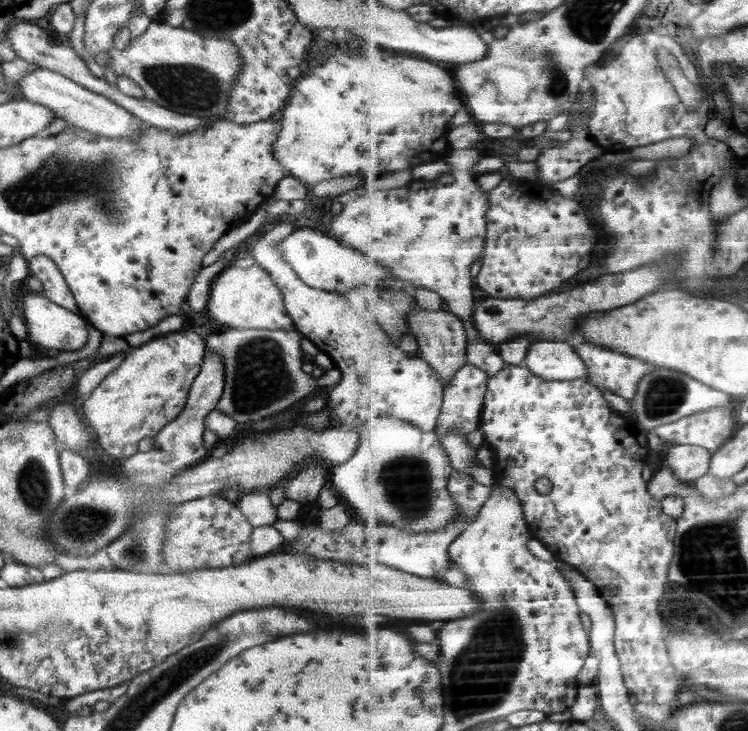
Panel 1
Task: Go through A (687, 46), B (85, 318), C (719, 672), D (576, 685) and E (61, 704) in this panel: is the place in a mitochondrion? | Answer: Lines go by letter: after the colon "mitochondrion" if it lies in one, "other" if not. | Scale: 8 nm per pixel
A: other
B: other
C: other
D: other
E: other

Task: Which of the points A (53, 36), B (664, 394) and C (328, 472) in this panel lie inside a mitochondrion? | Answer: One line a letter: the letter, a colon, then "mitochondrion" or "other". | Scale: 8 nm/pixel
A: other
B: mitochondrion
C: other

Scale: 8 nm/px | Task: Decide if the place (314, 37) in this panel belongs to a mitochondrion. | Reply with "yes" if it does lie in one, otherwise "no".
no

